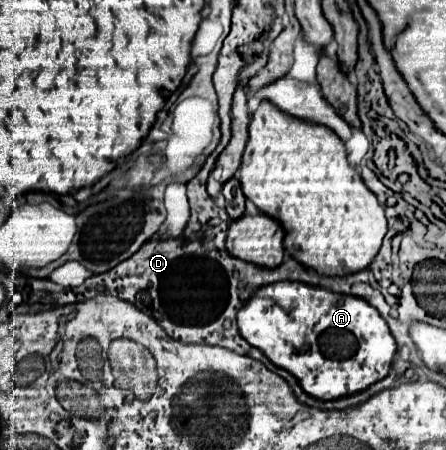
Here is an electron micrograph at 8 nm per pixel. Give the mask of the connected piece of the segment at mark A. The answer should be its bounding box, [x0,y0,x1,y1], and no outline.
[237,281,397,399]

